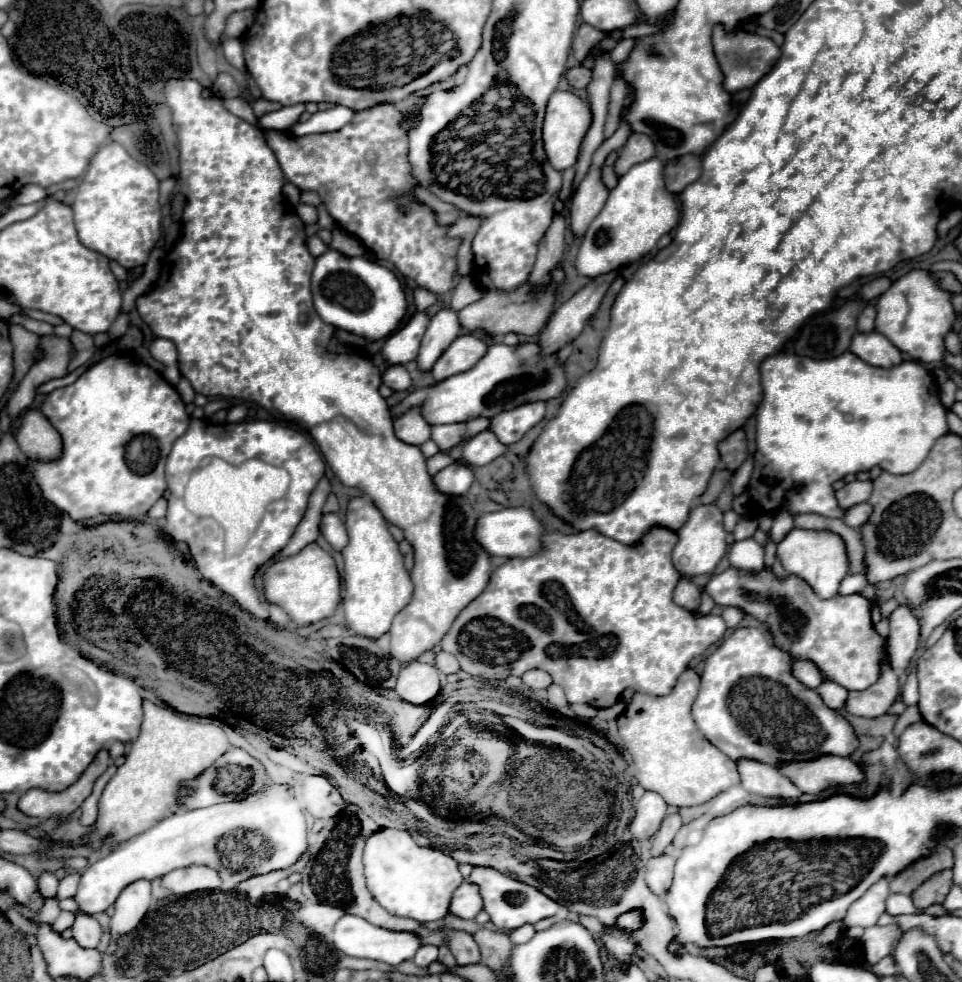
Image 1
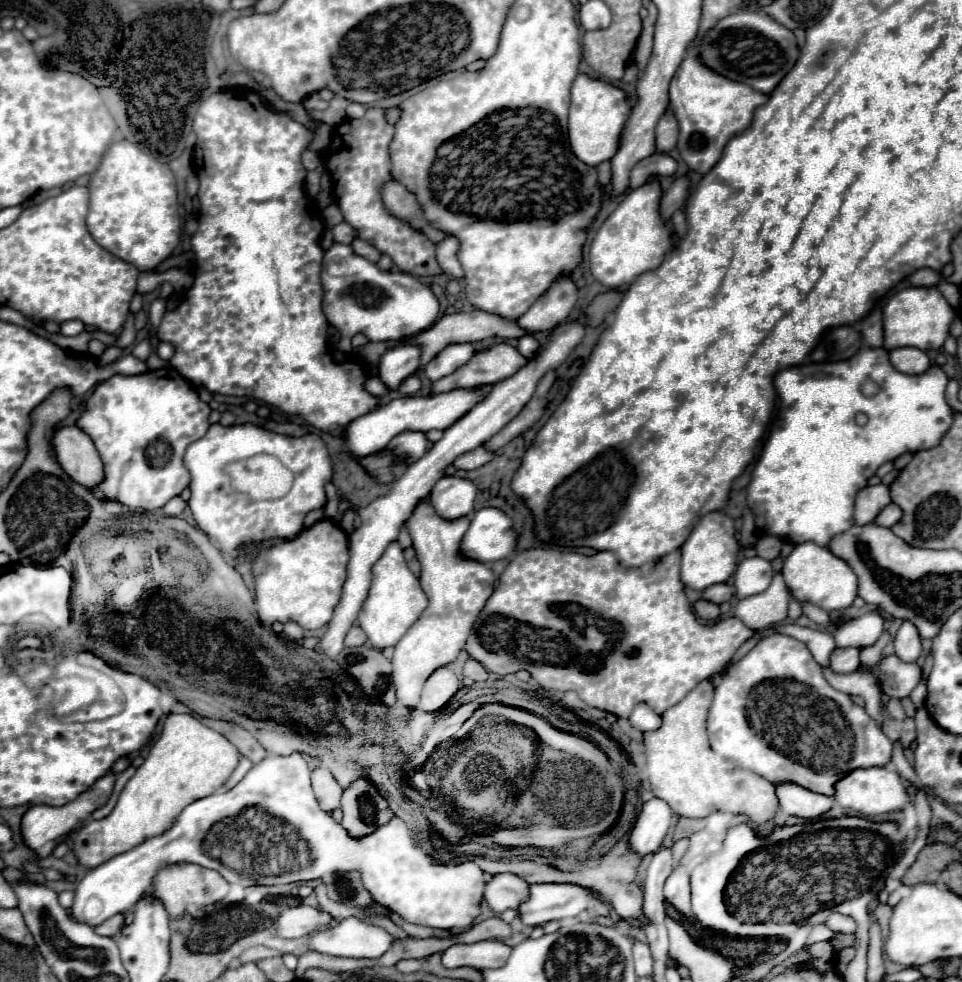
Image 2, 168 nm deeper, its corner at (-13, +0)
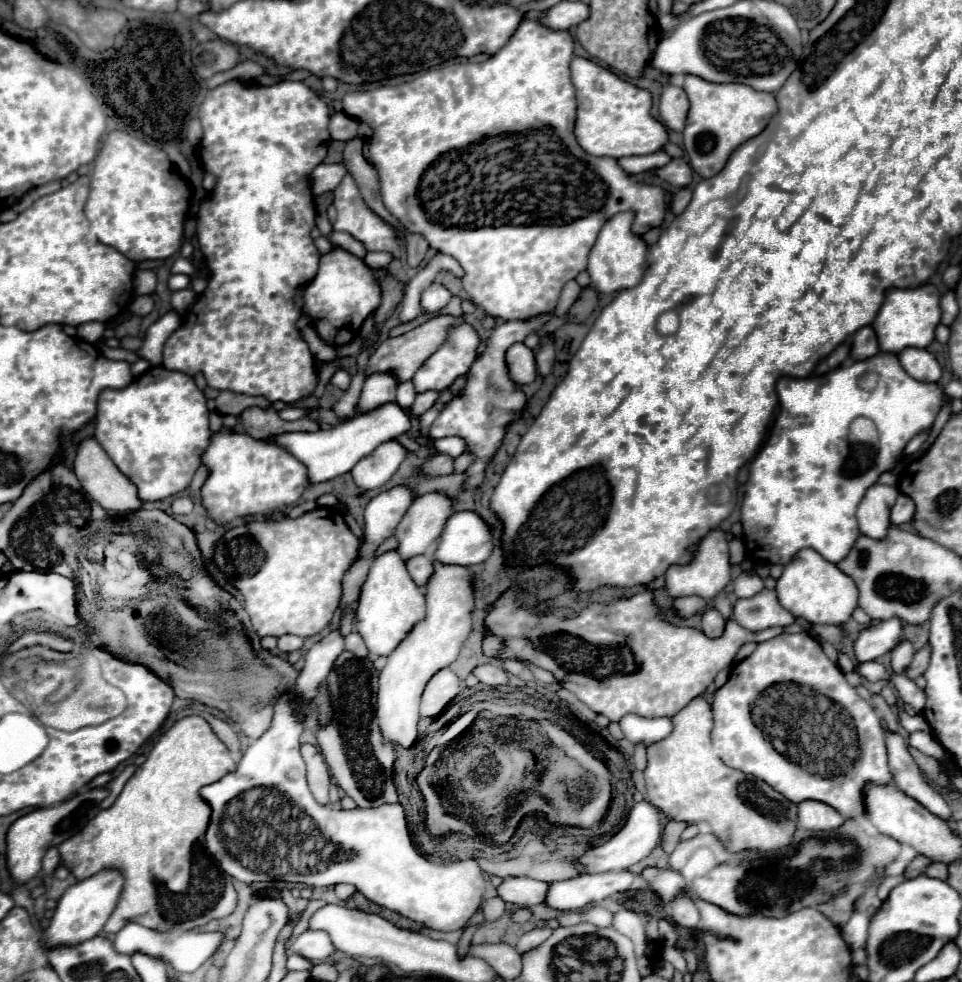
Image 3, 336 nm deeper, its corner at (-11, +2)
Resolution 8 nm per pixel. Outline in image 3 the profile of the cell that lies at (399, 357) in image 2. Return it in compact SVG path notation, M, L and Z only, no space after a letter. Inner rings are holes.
M374 373L366 377L364 389L358 401L360 413L374 411L376 407L382 407L384 403L392 403L396 399L396 387L398 381L390 373Z

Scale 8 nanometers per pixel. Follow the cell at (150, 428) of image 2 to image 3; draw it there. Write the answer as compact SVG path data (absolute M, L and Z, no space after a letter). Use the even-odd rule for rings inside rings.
M160 365L150 367L128 387L106 389L100 393L94 437L104 447L114 465L138 487L138 495L142 501L160 501L178 495L188 489L192 475L200 465L200 457L212 437L212 431L208 429L208 409L204 393L196 387L190 375L168 371Z

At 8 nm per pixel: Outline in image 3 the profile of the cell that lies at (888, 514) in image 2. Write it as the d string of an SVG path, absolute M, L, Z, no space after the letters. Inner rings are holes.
M900 493L896 505L892 507L892 523L894 523L894 525L900 525L900 523L912 521L914 511L916 511L916 505L912 503L912 499L908 499L908 495Z

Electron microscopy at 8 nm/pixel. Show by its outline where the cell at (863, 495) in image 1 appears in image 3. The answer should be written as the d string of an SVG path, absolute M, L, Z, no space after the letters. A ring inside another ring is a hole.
M876 483L866 491L856 511L862 535L868 535L870 539L884 539L884 535L888 535L888 527L892 527L890 509L892 503L896 503L896 497L898 489L890 485Z

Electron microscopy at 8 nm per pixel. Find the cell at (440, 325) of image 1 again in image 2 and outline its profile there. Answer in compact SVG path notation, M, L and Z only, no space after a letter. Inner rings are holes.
M471 343L446 345L446 349L442 349L442 353L438 353L438 357L434 357L424 367L424 375L430 381L438 381L440 377L446 377L446 375L454 373L458 367L468 363L468 359L474 353L475 350Z

